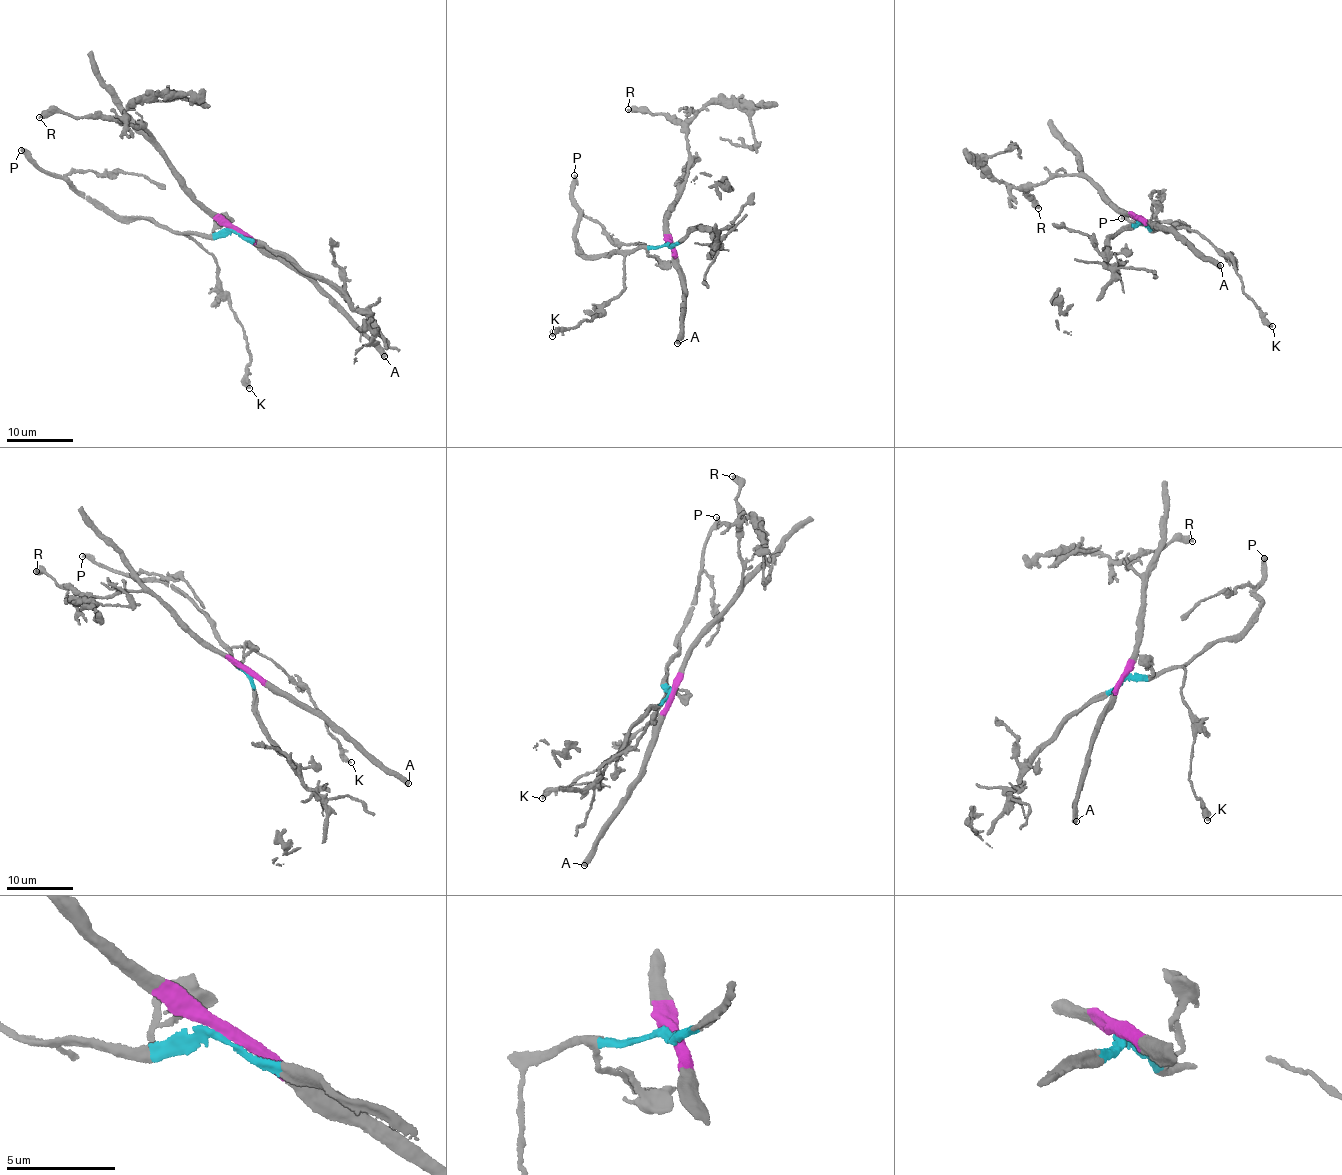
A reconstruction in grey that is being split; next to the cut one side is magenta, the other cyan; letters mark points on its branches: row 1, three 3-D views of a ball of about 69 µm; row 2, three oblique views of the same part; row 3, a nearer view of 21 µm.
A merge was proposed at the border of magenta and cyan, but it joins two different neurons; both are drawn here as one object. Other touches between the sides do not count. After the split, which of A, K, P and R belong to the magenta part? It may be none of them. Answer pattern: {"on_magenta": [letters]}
{"on_magenta": ["A", "R"]}

